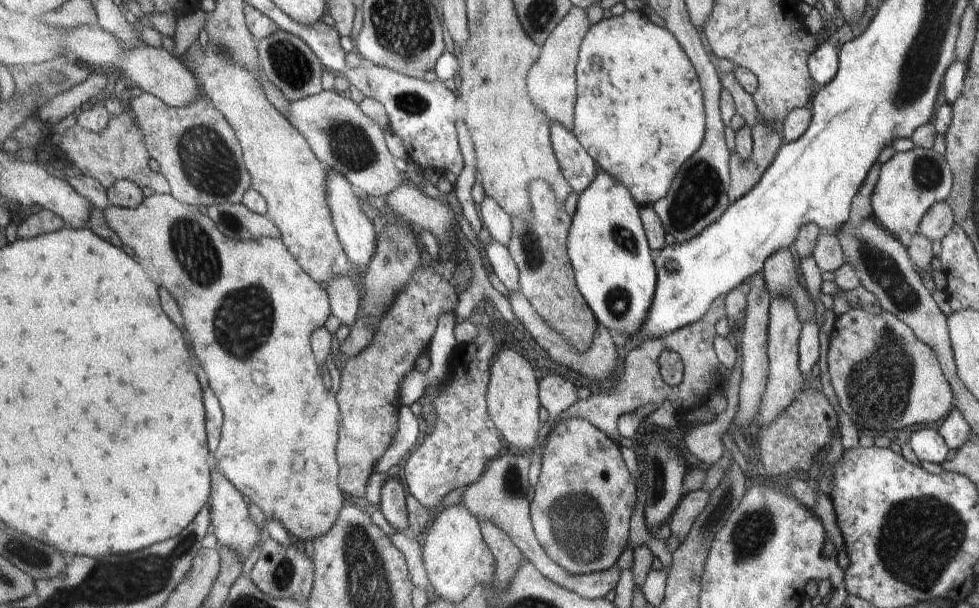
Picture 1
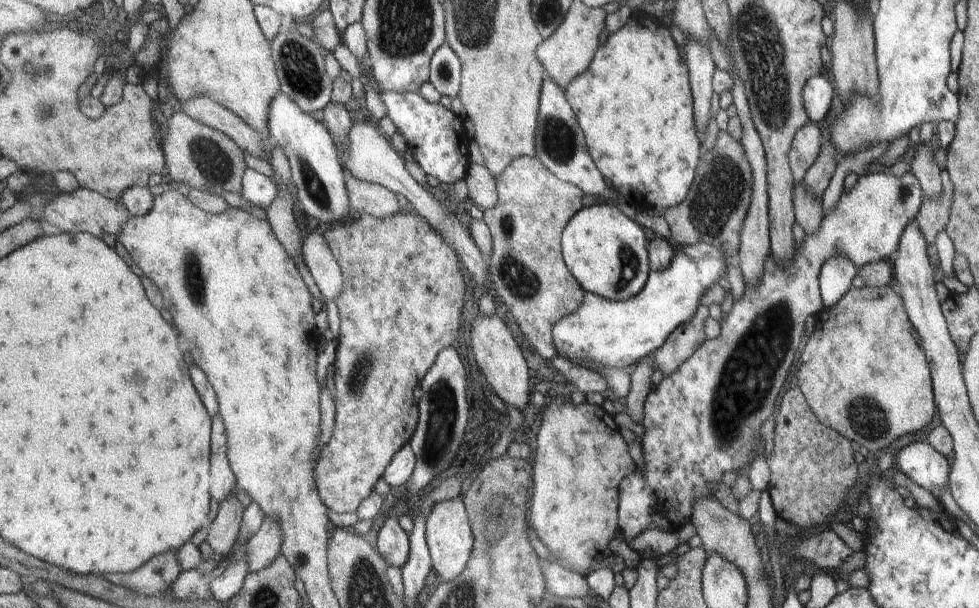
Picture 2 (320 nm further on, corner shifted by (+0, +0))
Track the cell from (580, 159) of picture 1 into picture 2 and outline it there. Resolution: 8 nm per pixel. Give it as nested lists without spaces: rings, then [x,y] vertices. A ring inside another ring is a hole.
[[[547,77],[542,86],[538,127],[536,132],[537,157],[555,176],[561,180],[582,188],[585,193],[598,195],[604,200],[621,197],[618,191],[613,192],[599,167],[595,164],[585,142],[583,127],[579,126],[577,116],[567,102],[565,89],[553,79]]]

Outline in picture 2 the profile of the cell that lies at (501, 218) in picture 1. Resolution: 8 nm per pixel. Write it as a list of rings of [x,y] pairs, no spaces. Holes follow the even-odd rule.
[[[471,161],[466,176],[470,198],[482,210],[492,209],[498,203],[498,184],[489,169],[479,161]]]

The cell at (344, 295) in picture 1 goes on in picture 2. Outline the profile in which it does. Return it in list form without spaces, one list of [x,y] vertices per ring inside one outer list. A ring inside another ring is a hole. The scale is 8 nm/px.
[[[320,230],[311,231],[306,236],[302,252],[320,292],[328,301],[334,302],[343,291],[345,277]]]

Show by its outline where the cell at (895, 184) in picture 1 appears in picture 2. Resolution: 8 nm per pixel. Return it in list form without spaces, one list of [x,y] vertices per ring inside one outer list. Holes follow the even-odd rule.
[[[871,170],[868,174],[860,175],[855,181],[855,184],[846,191],[841,191],[837,202],[833,209],[822,212],[822,217],[819,226],[814,233],[805,233],[800,244],[795,243],[792,248],[792,256],[788,263],[784,265],[778,265],[769,255],[764,258],[762,269],[756,285],[745,285],[742,295],[732,301],[731,308],[728,315],[723,318],[723,321],[719,322],[720,331],[717,338],[705,339],[699,348],[671,375],[664,377],[662,381],[655,387],[648,395],[644,404],[644,417],[640,423],[643,426],[644,433],[641,435],[641,450],[642,457],[644,458],[644,468],[637,469],[629,476],[625,476],[619,484],[619,508],[617,508],[617,514],[619,514],[619,520],[617,520],[617,527],[622,533],[622,540],[625,544],[633,546],[632,542],[643,534],[647,528],[653,528],[655,525],[660,530],[668,532],[676,532],[679,527],[685,523],[693,524],[694,520],[694,505],[700,499],[714,498],[715,484],[721,480],[721,476],[725,472],[735,472],[737,470],[743,470],[749,462],[751,462],[751,456],[753,456],[753,450],[755,450],[755,444],[757,444],[757,436],[759,436],[759,426],[772,415],[773,406],[775,406],[775,398],[785,382],[785,376],[793,358],[795,358],[795,352],[799,349],[799,341],[804,338],[803,323],[807,316],[814,316],[821,310],[820,304],[820,290],[818,285],[818,276],[820,268],[827,259],[832,256],[845,256],[846,259],[856,268],[860,269],[863,265],[871,264],[877,261],[883,261],[883,258],[892,257],[893,251],[898,245],[900,234],[902,233],[905,224],[914,220],[917,214],[921,199],[922,192],[919,188],[918,180],[913,176],[913,173],[906,172],[900,178],[894,178],[894,176],[886,170]]]

